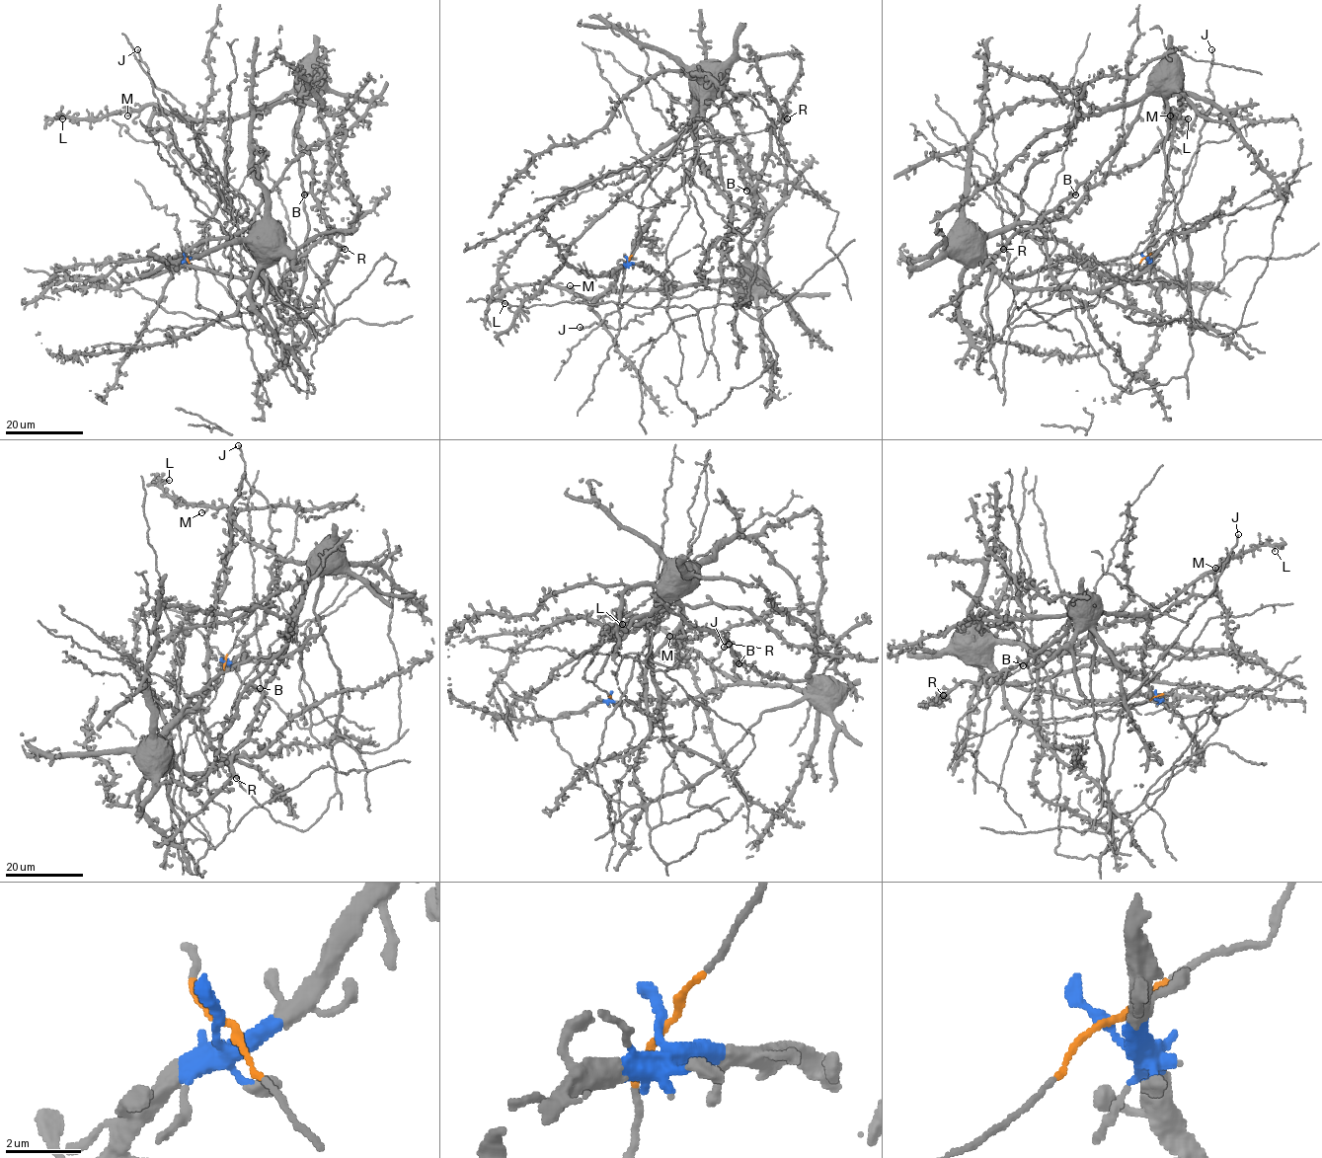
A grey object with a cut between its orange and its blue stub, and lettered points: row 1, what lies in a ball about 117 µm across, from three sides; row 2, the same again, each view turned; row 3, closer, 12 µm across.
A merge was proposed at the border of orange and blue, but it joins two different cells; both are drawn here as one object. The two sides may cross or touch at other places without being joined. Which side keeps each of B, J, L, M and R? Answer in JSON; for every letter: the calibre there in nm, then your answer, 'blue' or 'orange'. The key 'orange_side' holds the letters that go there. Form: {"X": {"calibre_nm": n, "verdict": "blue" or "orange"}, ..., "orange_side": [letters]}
{"B": {"calibre_nm": 340, "verdict": "blue"}, "J": {"calibre_nm": 200, "verdict": "blue"}, "L": {"calibre_nm": 160, "verdict": "blue"}, "M": {"calibre_nm": 280, "verdict": "blue"}, "R": {"calibre_nm": 240, "verdict": "blue"}, "orange_side": []}

